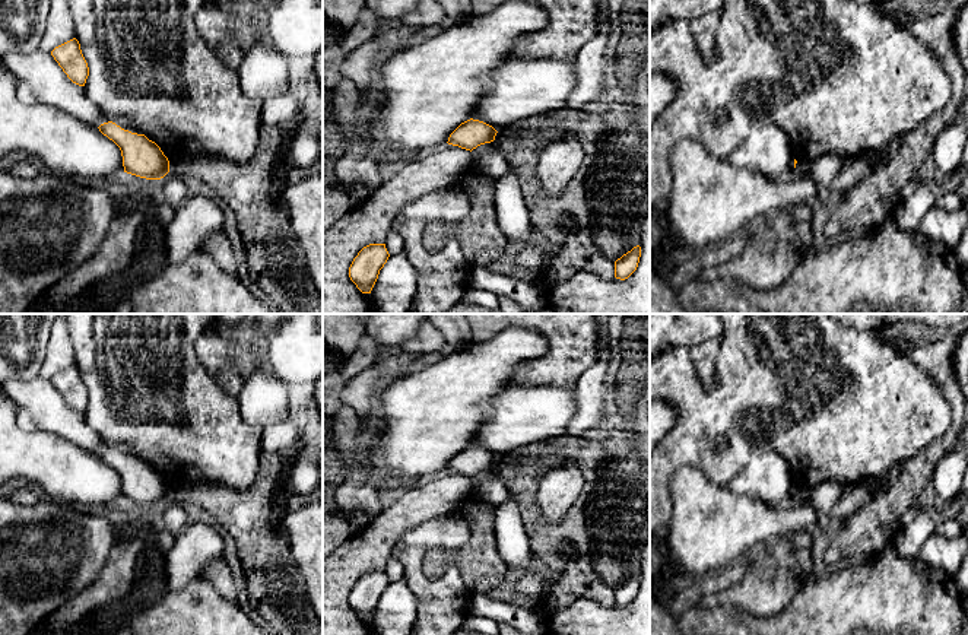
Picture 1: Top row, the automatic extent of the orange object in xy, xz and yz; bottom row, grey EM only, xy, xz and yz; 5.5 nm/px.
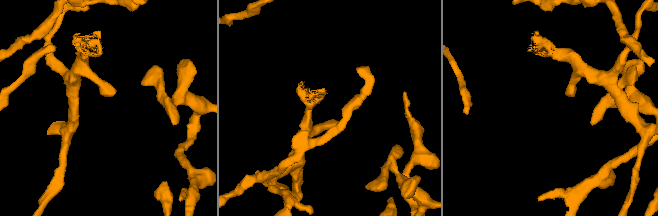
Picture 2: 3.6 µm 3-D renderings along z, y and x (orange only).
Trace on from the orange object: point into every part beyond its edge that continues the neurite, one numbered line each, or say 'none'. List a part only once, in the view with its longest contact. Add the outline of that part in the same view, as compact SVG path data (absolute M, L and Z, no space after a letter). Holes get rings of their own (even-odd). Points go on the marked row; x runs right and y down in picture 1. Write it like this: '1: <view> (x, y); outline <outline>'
none

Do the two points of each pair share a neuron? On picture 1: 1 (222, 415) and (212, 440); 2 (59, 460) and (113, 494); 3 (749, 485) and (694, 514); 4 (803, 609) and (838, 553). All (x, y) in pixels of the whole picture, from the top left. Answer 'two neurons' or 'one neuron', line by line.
1: one neuron
2: one neuron
3: two neurons
4: two neurons

